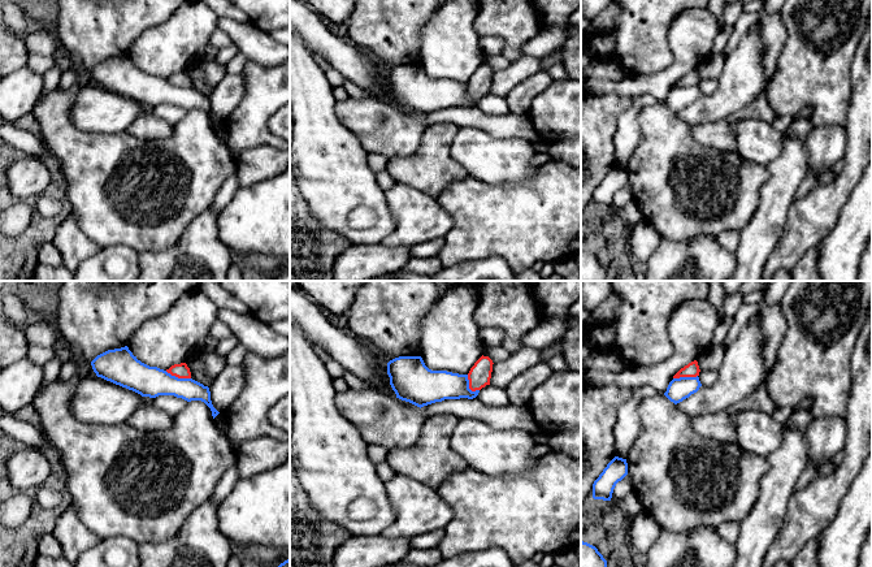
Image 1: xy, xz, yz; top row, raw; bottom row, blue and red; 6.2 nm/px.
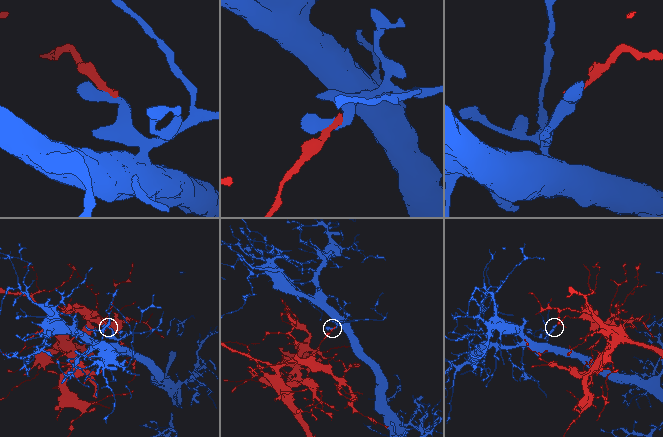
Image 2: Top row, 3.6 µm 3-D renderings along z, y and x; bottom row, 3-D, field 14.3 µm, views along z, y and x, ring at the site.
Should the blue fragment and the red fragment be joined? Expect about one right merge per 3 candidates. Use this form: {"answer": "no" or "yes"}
{"answer": "no"}

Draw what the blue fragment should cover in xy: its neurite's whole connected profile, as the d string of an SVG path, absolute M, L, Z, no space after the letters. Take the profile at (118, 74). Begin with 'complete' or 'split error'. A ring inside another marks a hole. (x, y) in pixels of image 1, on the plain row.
complete; M127 55L97 64L91 74L97 86L142 105L174 104L187 111L201 109L211 117L213 127L220 122L212 113L208 95L192 87L178 87L157 75L149 75L138 69Z

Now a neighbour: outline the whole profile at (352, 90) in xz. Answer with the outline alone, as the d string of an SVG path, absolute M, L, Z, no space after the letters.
M348 79L344 81L343 88L347 91L348 96L353 99L360 99L361 96L365 95L365 92L357 85Z

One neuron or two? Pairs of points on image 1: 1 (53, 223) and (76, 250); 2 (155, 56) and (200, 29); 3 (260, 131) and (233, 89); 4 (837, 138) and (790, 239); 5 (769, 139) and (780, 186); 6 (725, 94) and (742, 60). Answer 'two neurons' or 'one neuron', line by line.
1: two neurons
2: one neuron
3: two neurons
4: two neurons
5: two neurons
6: one neuron

